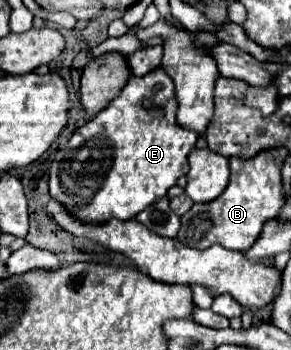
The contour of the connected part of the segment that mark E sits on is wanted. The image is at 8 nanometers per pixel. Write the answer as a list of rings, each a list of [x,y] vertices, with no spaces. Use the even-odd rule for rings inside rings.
[[[159,67],[143,77],[131,77],[129,83],[123,87],[123,91],[91,121],[81,125],[67,145],[55,153],[55,159],[49,167],[49,193],[53,199],[57,199],[69,215],[75,219],[89,223],[89,225],[101,225],[109,219],[133,219],[151,203],[165,197],[167,191],[177,183],[181,175],[187,175],[187,155],[195,147],[197,133],[187,131],[175,123],[175,111],[177,111],[177,99],[173,91],[171,77]],[[161,85],[159,91],[155,87]],[[143,99],[155,101],[161,109],[147,111],[143,109]]]

